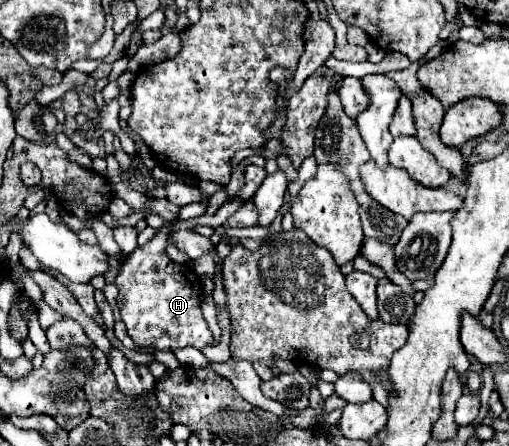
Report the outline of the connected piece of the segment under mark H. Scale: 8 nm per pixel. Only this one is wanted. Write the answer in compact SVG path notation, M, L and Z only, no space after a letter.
M165 222L155 236L145 244L145 246L137 246L135 252L125 260L125 264L121 266L115 284L119 288L119 296L121 300L121 318L127 326L127 334L133 338L133 342L137 346L153 346L157 350L175 350L175 348L185 348L185 346L207 346L207 342L211 342L211 332L207 328L207 322L203 318L201 312L201 282L199 276L195 274L195 270L189 264L175 264L165 248L167 248L167 238L171 234L171 226L173 222Z

